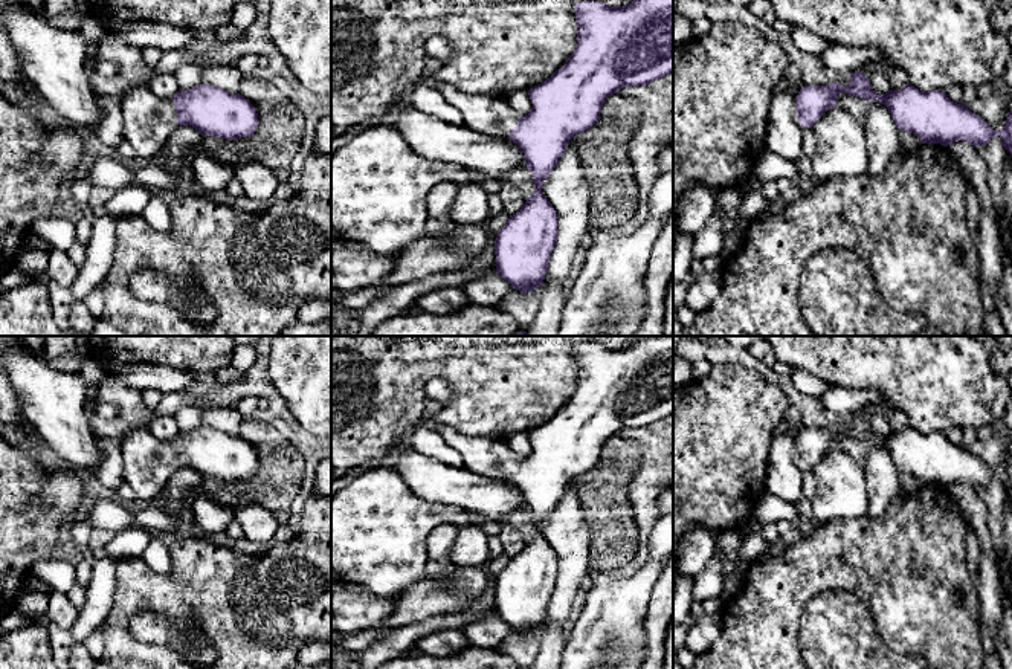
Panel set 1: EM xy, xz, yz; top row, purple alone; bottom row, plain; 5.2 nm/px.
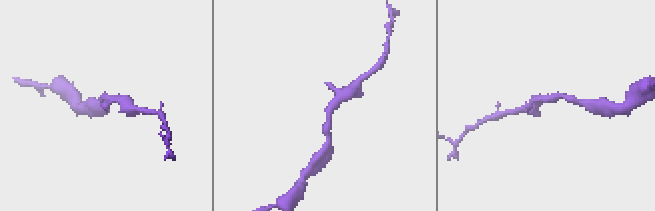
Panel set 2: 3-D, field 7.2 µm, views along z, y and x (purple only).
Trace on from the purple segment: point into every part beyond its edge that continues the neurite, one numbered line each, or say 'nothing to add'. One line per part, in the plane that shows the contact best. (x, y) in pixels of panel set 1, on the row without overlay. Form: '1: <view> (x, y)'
1: xy (148, 462)

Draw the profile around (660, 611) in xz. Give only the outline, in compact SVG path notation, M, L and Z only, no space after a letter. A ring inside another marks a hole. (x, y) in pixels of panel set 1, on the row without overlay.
M673 554L652 588L644 617L644 658L640 669L664 669L664 643L673 619Z

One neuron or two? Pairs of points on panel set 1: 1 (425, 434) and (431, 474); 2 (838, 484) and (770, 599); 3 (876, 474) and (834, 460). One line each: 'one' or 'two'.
1: two
2: two
3: two

